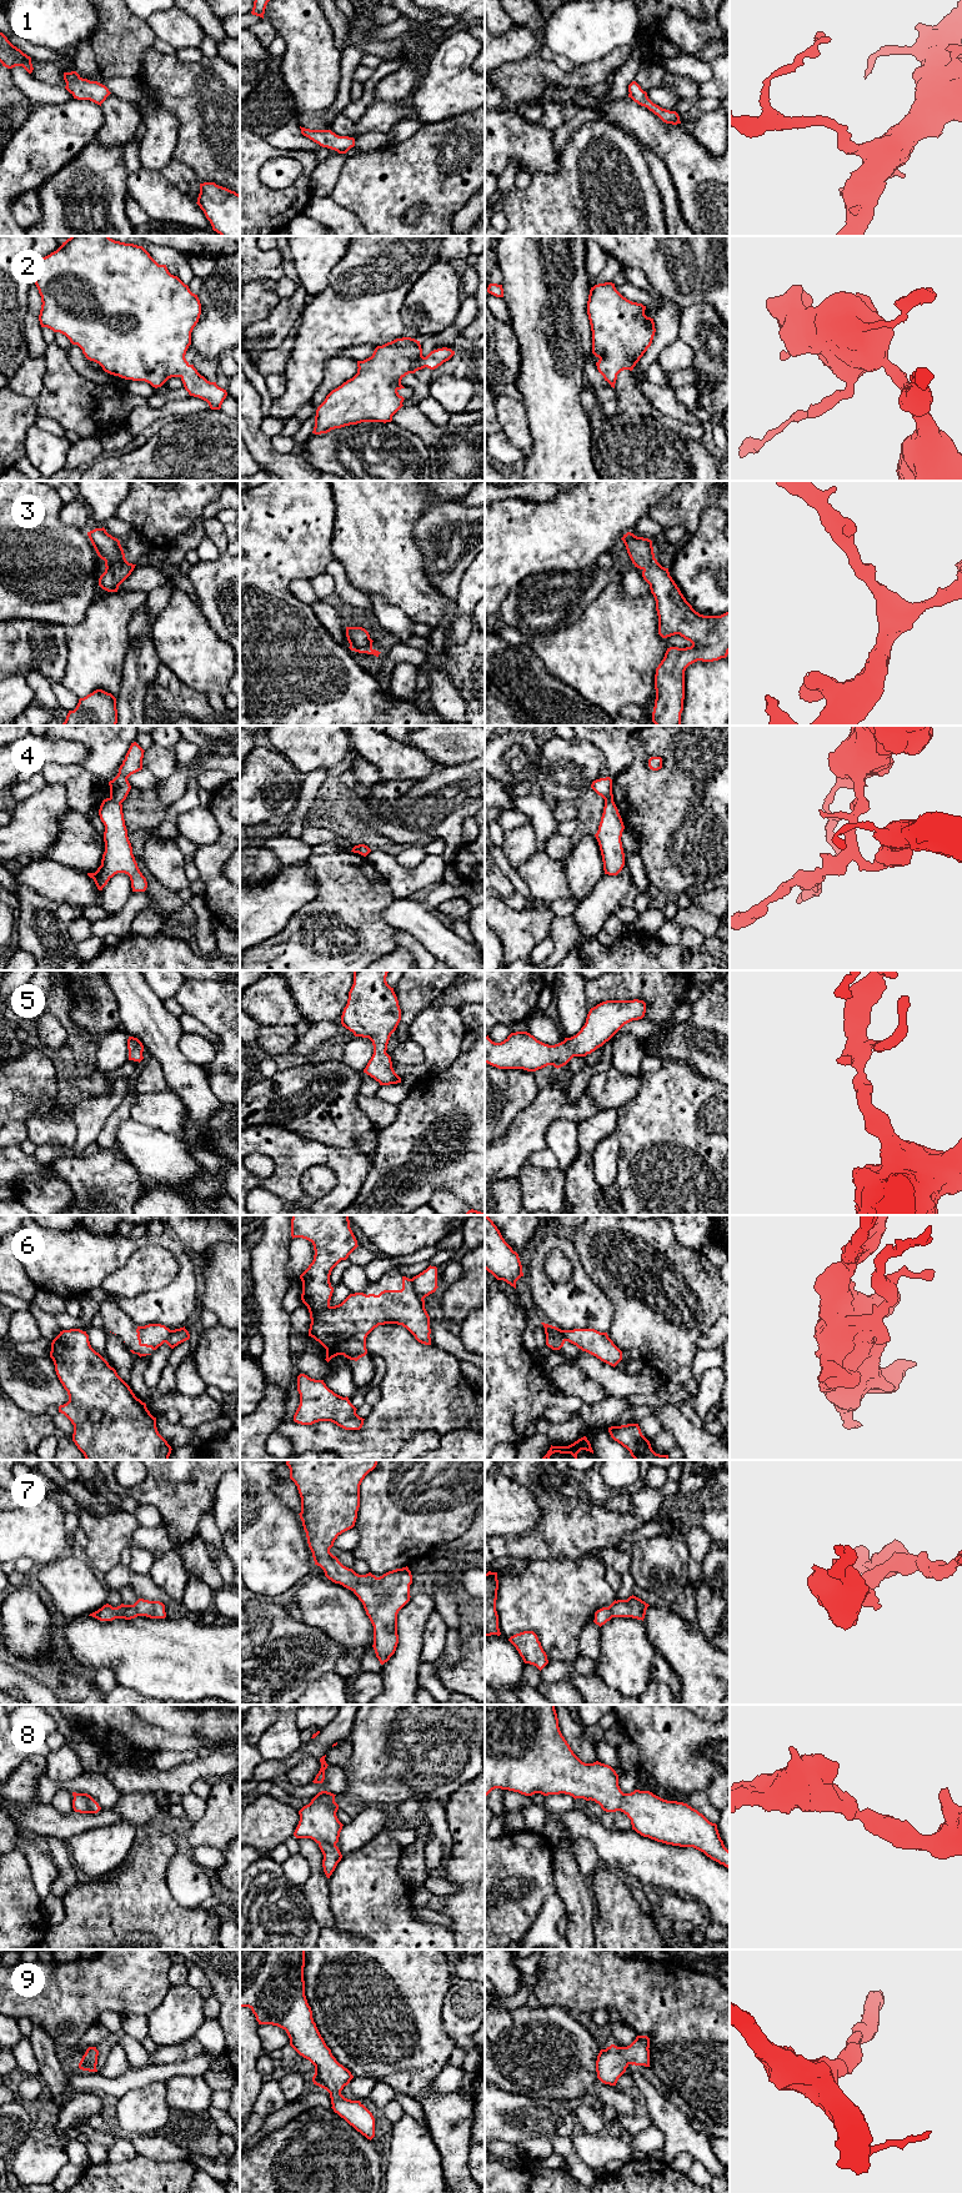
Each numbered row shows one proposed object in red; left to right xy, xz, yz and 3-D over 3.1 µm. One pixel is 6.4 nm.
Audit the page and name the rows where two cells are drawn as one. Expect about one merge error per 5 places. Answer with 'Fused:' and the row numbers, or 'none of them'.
Fused: 4, 6

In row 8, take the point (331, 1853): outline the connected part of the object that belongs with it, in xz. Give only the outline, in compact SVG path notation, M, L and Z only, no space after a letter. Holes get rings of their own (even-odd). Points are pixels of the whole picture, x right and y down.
M327 1791L319 1792L299 1811L300 1821L294 1832L296 1838L311 1838L319 1845L324 1855L322 1867L327 1878L342 1858L336 1843L344 1825L336 1816L339 1805L335 1802L335 1796Z

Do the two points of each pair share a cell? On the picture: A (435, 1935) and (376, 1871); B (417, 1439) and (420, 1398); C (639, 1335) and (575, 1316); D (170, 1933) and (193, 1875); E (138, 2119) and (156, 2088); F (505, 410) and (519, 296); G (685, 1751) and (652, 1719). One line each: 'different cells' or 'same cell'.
A: same cell
B: different cells
C: different cells
D: different cells
E: same cell
F: different cells
G: same cell

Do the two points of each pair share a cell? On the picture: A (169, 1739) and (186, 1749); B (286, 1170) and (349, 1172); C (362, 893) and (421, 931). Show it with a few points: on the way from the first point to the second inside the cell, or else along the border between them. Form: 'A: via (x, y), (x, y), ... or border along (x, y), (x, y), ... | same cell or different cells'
A: via (173, 1742), (183, 1745) | same cell
B: via (301, 1157), (334, 1158) | same cell
C: border along (394, 899), (382, 911), (382, 918), (395, 929) | different cells

